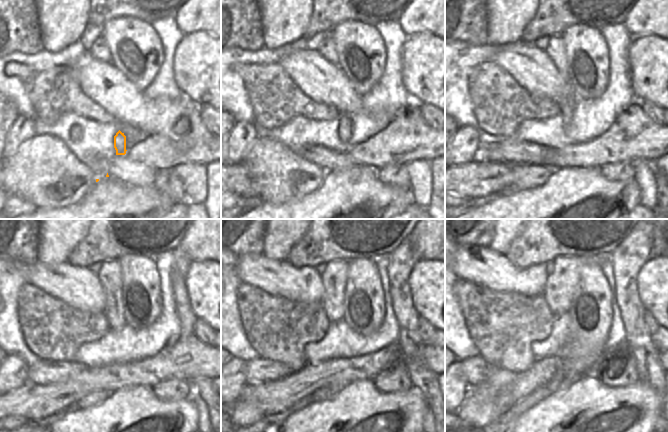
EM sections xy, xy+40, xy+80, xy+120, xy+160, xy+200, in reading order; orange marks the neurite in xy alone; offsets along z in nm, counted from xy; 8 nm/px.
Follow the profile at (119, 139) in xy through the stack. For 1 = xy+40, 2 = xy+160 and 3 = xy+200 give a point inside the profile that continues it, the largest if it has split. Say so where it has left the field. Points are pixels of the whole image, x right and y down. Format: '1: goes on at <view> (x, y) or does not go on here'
1: goes on at xy+40 (345, 125)
2: goes on at xy+160 (334, 277)
3: goes on at xy+200 (561, 283)

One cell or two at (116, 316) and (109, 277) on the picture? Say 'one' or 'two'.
one

